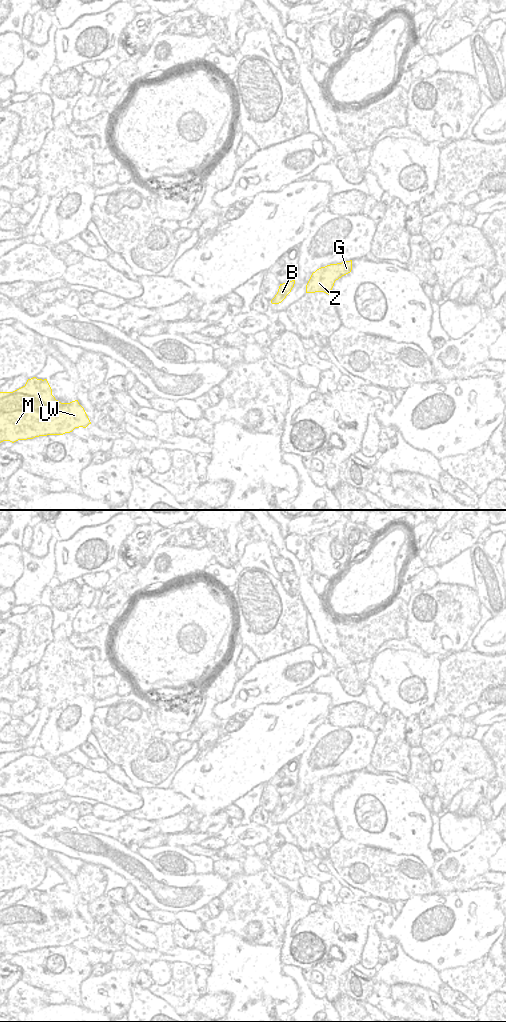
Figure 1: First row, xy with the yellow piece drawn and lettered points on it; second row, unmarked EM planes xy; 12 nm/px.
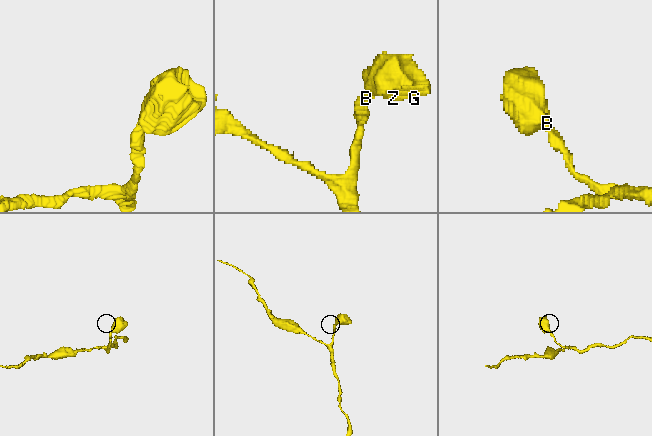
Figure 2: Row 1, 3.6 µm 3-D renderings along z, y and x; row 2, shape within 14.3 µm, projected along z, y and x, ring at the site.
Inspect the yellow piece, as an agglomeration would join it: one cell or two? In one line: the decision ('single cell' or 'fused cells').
single cell

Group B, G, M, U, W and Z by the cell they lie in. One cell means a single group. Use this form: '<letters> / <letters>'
B G M U W Z

